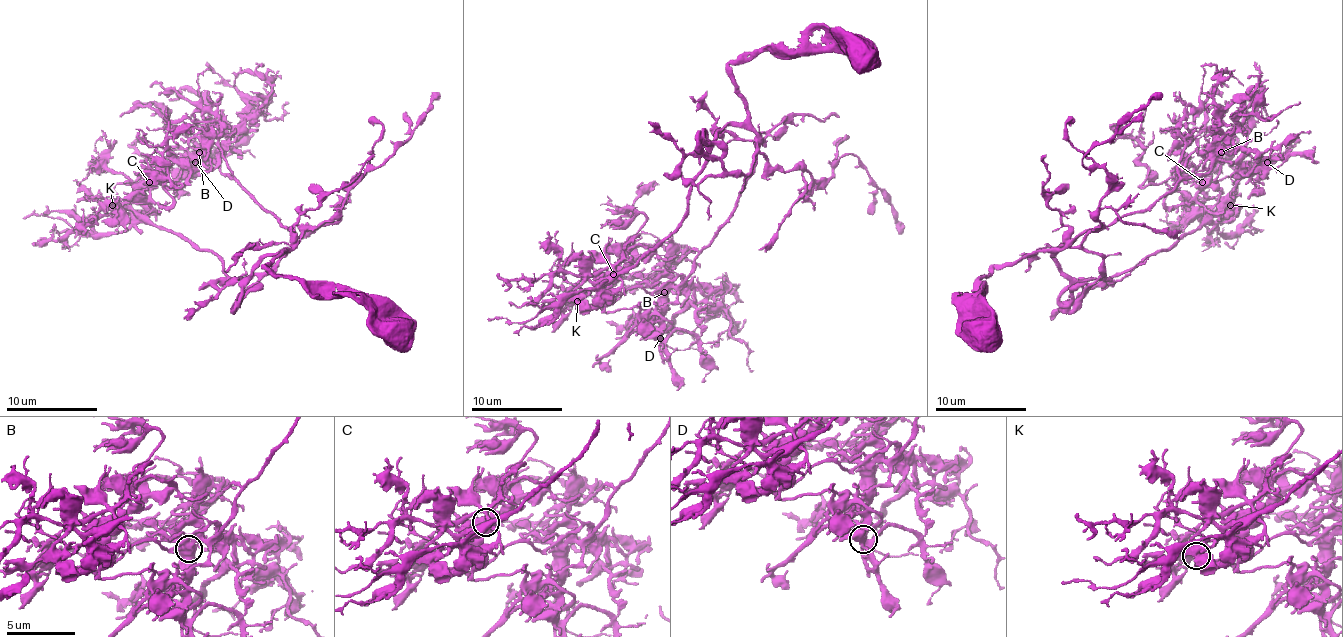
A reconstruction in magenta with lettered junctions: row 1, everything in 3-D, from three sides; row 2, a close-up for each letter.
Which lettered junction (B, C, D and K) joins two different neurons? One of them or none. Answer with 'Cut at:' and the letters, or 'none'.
Cut at: none

